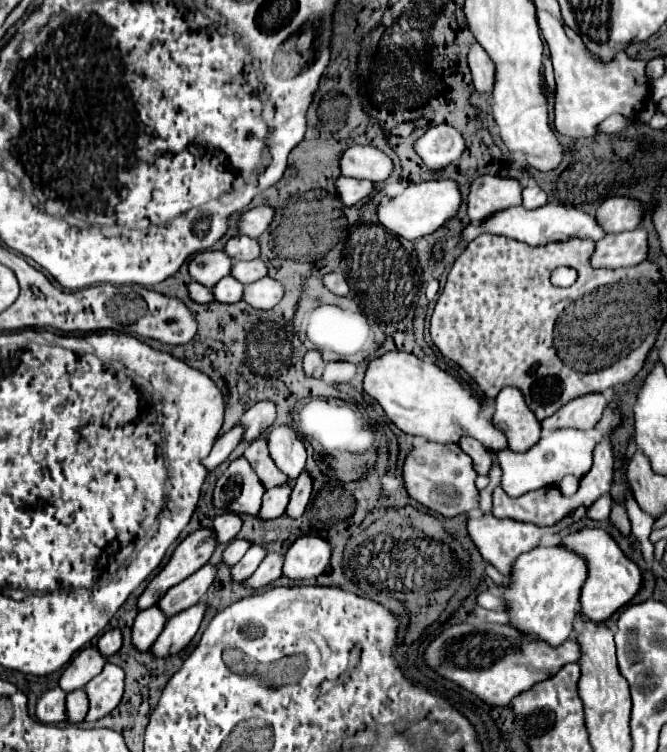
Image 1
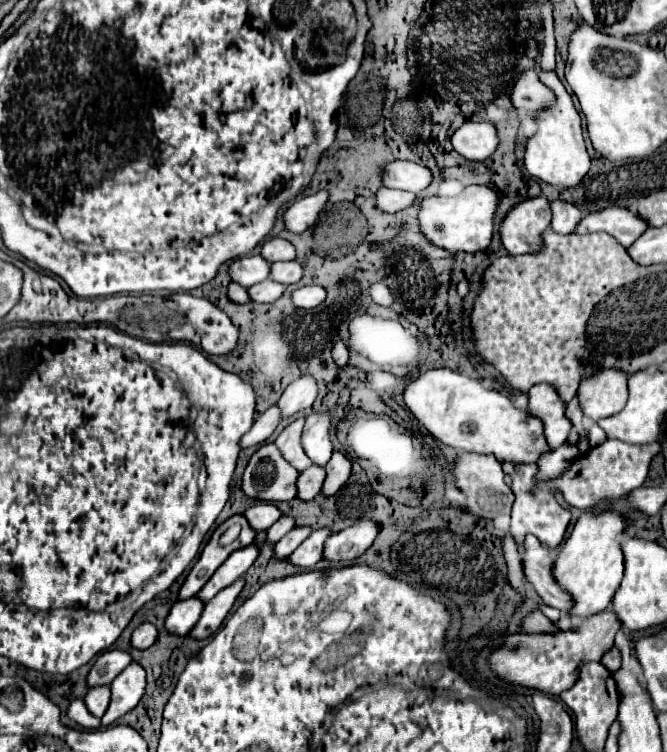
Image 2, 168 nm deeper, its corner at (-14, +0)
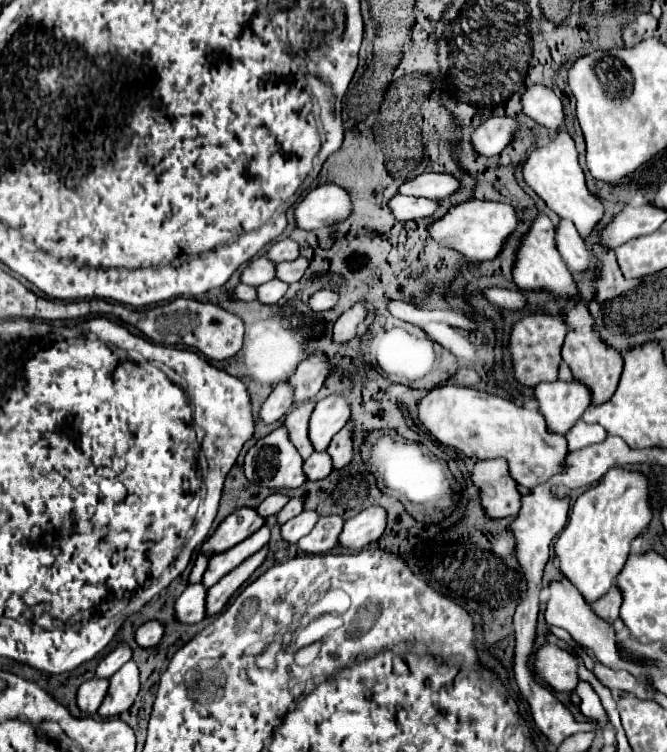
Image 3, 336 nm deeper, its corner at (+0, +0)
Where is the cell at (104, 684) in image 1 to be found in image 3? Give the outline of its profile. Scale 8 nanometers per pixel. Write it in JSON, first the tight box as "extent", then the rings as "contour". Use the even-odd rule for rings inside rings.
{"extent":[98,661,140,717],"contour":[[[134,661],[126,663],[116,675],[110,679],[110,691],[98,709],[100,717],[110,717],[110,713],[122,713],[132,707],[136,695],[140,691],[140,673]]]}

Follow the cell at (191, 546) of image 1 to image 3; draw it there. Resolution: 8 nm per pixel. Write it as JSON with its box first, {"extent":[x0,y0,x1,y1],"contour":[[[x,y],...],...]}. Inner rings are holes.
{"extent":[190,507,266,583],"contour":[[[244,507],[244,509],[238,509],[232,515],[228,515],[218,525],[214,535],[204,541],[204,545],[198,553],[198,559],[194,563],[194,569],[190,573],[190,583],[202,581],[202,575],[204,575],[212,555],[232,549],[234,545],[238,545],[240,541],[250,537],[254,531],[258,531],[264,523],[266,523],[266,519],[262,515],[258,515],[256,509],[252,509],[252,507]]]}

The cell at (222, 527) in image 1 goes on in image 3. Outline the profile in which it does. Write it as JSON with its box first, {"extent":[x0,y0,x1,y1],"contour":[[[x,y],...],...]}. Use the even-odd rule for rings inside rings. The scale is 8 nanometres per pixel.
{"extent":[258,493,290,517],"contour":[[[272,493],[272,495],[268,495],[268,497],[258,505],[258,513],[262,513],[264,517],[270,517],[270,515],[278,513],[288,501],[290,501],[288,495],[284,495],[284,493]]]}

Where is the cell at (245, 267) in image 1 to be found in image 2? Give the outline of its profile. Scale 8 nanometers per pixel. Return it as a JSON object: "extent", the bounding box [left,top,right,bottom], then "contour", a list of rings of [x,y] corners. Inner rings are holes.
{"extent":[270,261,302,285],"contour":[[[296,261],[270,263],[270,279],[278,281],[278,283],[284,283],[284,285],[298,283],[302,279],[302,267]]]}

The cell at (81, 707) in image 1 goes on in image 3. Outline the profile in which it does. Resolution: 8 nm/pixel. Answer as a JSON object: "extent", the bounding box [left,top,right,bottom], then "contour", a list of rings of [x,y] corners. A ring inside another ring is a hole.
{"extent":[78,679,108,713],"contour":[[[90,679],[86,683],[80,685],[78,689],[78,707],[84,713],[96,713],[100,703],[104,701],[106,693],[108,693],[108,679]]]}

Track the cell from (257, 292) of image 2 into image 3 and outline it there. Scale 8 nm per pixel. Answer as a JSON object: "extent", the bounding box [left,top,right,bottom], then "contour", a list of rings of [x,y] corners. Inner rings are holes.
{"extent":[258,279,288,303],"contour":[[[274,279],[270,283],[264,283],[262,287],[258,287],[258,301],[262,303],[276,303],[288,289],[288,283]]]}

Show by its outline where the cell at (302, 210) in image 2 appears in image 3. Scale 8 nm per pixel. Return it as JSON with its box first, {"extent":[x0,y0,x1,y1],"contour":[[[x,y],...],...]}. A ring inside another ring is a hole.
{"extent":[294,183,352,231],"contour":[[[324,183],[310,189],[308,195],[300,203],[296,203],[294,215],[298,227],[306,231],[332,227],[352,215],[352,199],[346,189]]]}

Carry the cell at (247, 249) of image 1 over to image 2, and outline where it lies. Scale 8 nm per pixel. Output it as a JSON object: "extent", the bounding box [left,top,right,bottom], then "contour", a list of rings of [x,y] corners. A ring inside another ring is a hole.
{"extent":[260,237,296,261],"contour":[[[270,237],[260,245],[260,255],[266,261],[290,261],[296,257],[296,249],[292,243],[278,239],[278,237]]]}

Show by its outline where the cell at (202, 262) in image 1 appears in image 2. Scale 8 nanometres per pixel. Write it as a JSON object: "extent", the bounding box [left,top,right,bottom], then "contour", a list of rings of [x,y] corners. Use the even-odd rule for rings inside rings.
{"extent":[228,255,268,287],"contour":[[[260,255],[238,257],[228,263],[228,275],[234,283],[250,287],[268,277],[268,261],[264,261]]]}

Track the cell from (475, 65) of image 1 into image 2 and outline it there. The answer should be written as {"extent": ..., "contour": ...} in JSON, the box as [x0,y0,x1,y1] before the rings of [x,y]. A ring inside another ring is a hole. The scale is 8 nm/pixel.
{"extent":[508,69,552,111],"contour":[[[532,69],[518,73],[508,89],[508,95],[514,107],[524,107],[528,111],[538,111],[540,107],[552,103],[552,91],[540,83],[538,75]]]}

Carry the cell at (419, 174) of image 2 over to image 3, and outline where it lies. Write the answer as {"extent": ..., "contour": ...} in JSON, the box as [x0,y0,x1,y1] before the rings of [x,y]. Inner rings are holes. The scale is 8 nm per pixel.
{"extent":[400,173,460,199],"contour":[[[422,173],[400,187],[400,193],[426,197],[426,199],[446,199],[460,189],[460,181],[450,173]]]}

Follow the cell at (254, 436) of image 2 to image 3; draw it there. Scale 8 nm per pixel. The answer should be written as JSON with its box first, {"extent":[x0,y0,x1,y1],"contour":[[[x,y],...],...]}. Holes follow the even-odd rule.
{"extent":[260,383,294,423],"contour":[[[280,383],[276,385],[276,389],[270,393],[270,397],[266,399],[266,403],[260,409],[260,417],[264,423],[276,423],[278,419],[282,419],[290,407],[292,407],[292,397],[294,397],[294,389],[290,387],[290,383]]]}

